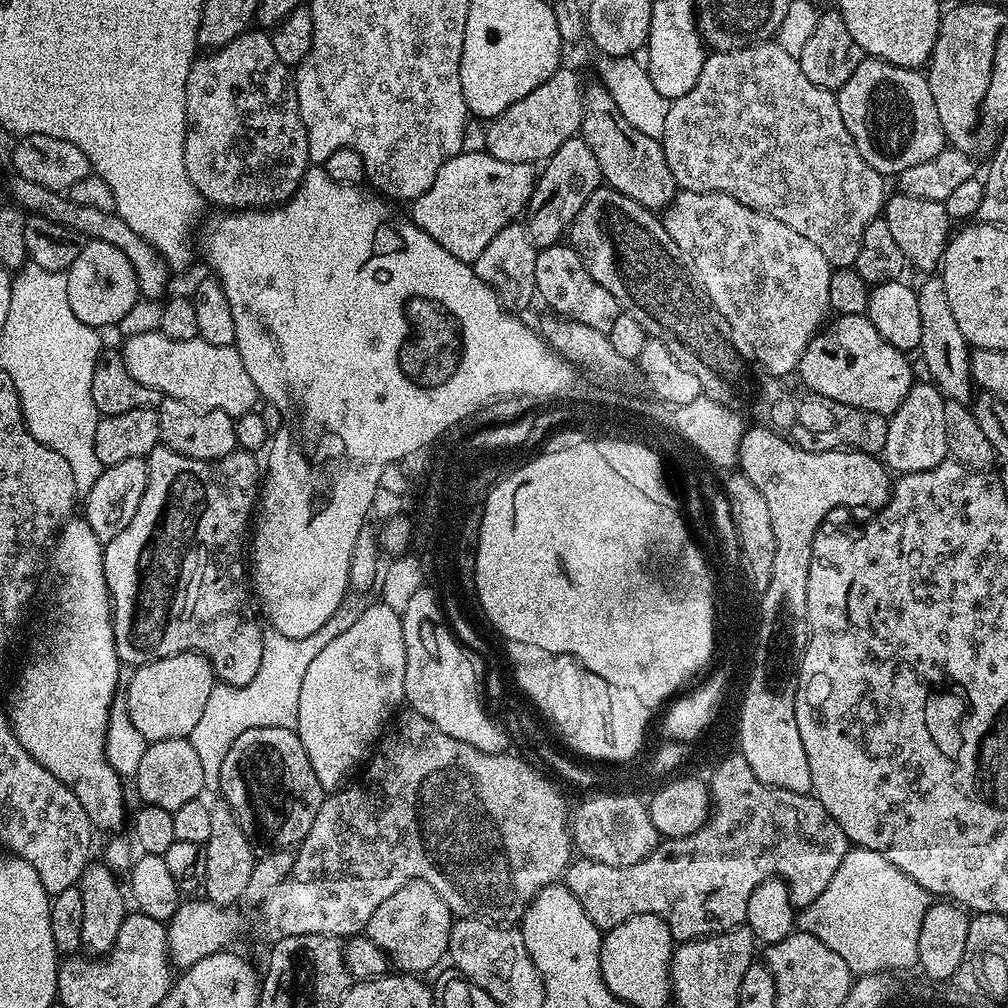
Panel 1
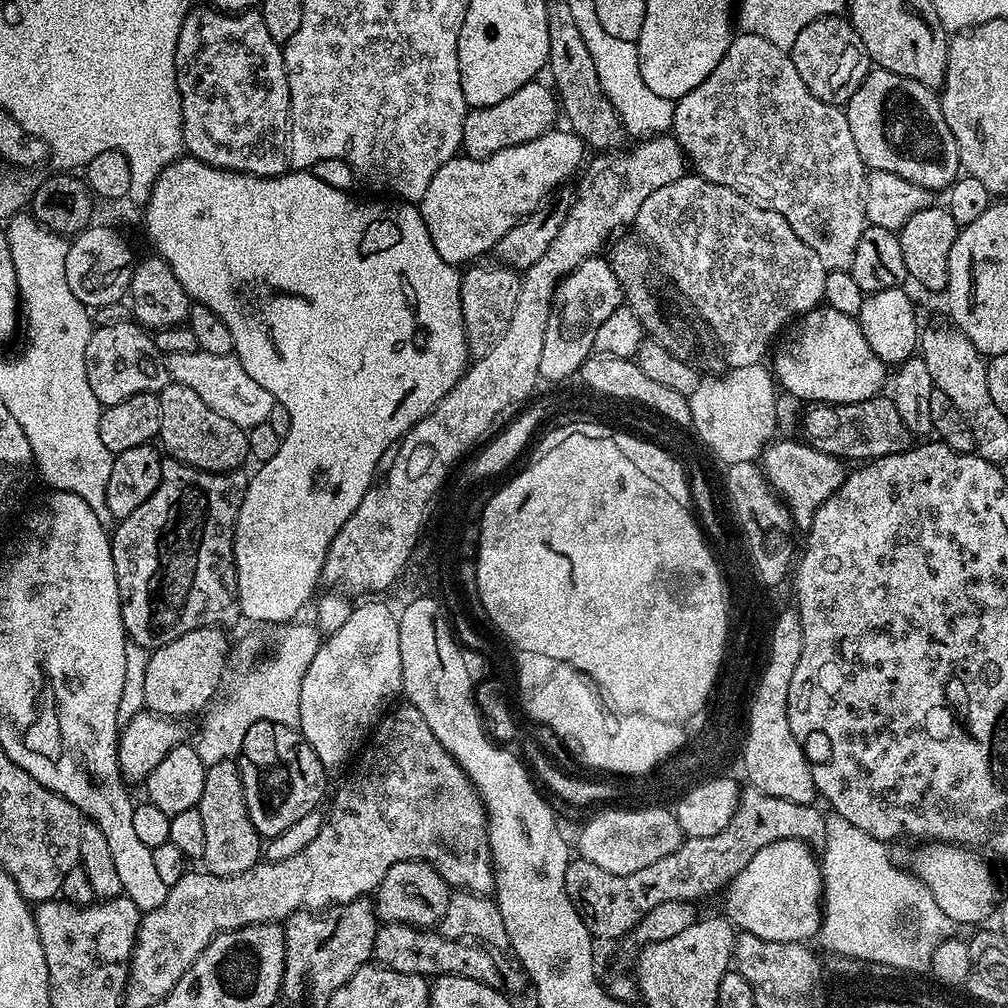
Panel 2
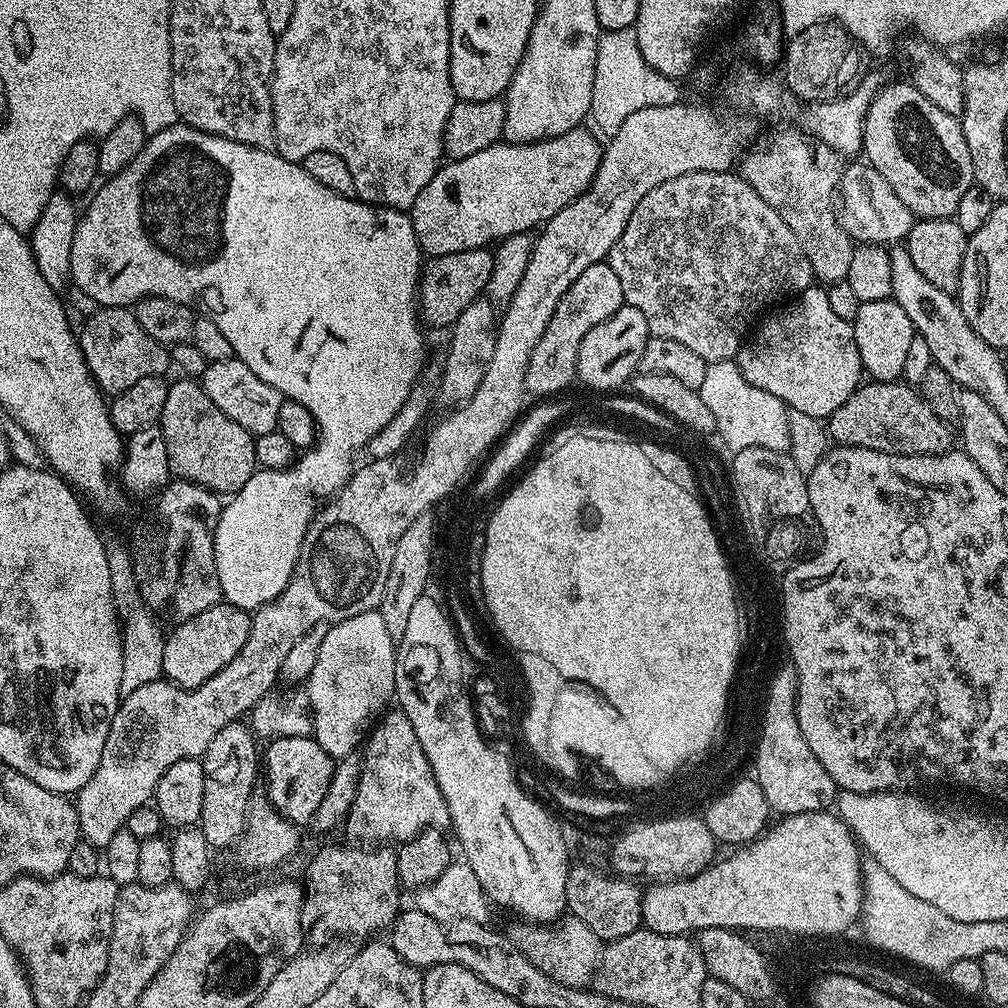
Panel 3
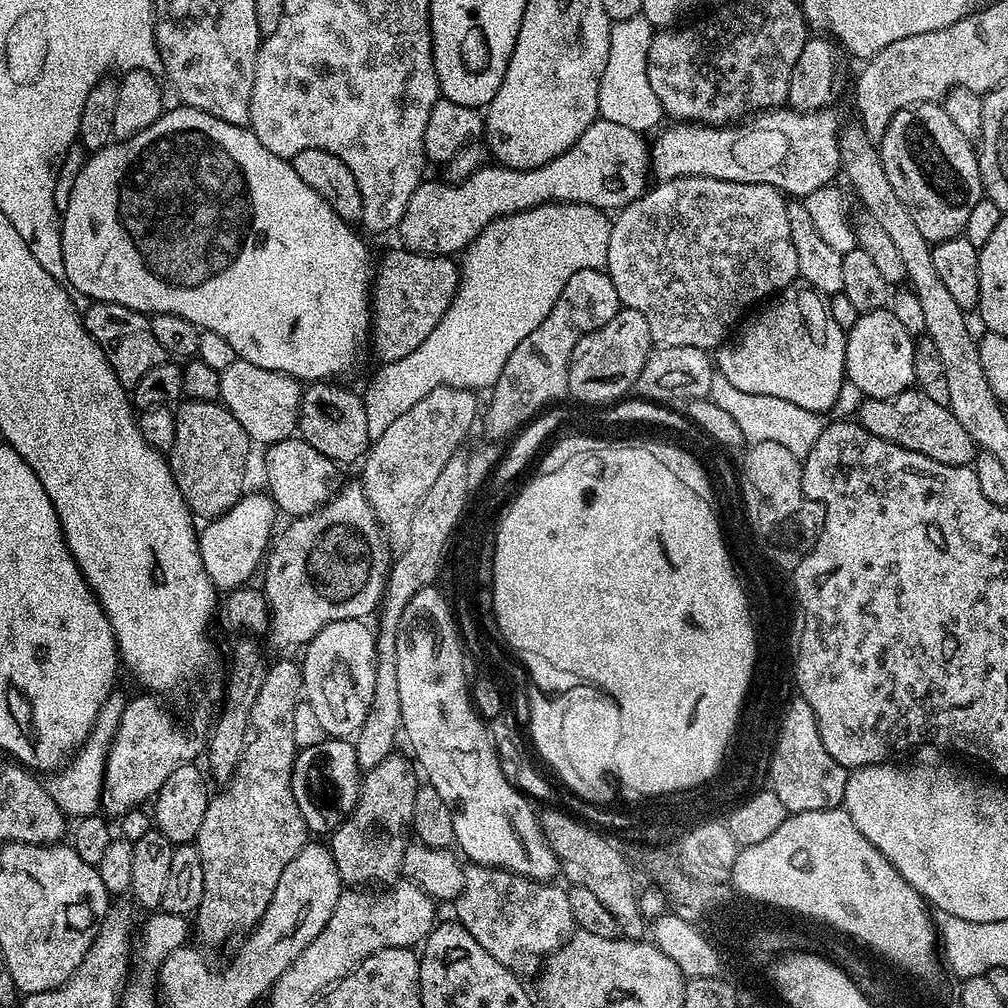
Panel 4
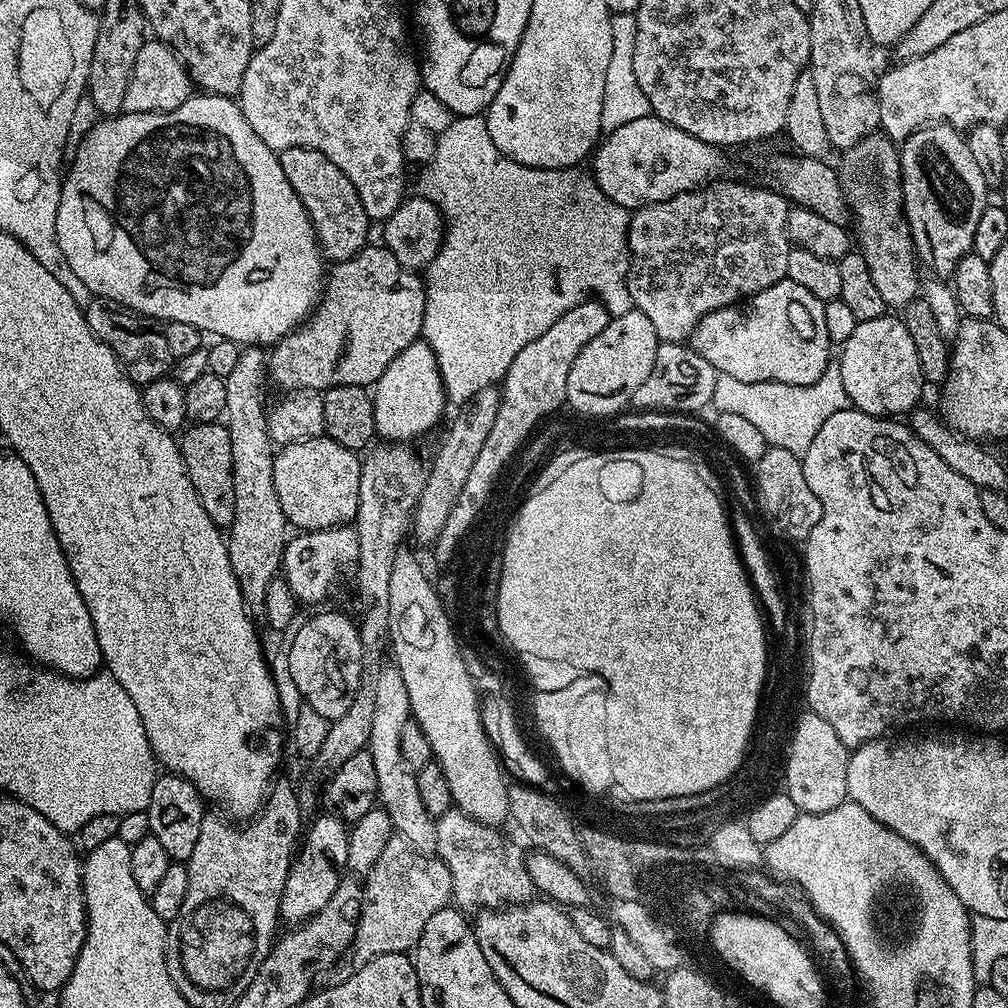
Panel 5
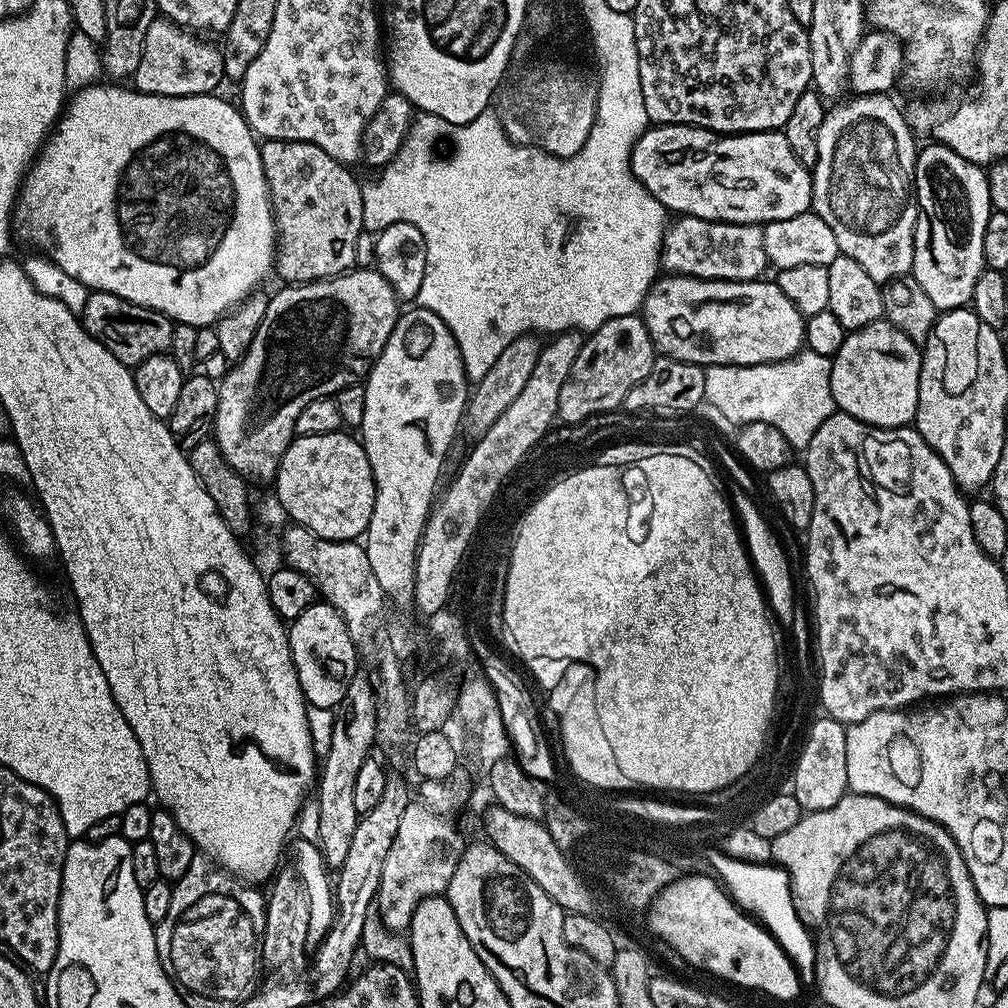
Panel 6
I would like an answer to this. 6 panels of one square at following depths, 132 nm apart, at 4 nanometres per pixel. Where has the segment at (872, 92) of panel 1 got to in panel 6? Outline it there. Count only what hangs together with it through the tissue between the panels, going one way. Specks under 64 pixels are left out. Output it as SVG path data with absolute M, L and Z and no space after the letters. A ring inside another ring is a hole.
M928 142L916 154L916 207L920 209L914 230L914 262L910 275L926 290L930 302L938 310L962 308L971 305L974 282L985 270L982 254L982 234L986 234L986 222L993 212L990 202L990 186L987 171L974 162L966 162L962 154L954 154L944 144Z

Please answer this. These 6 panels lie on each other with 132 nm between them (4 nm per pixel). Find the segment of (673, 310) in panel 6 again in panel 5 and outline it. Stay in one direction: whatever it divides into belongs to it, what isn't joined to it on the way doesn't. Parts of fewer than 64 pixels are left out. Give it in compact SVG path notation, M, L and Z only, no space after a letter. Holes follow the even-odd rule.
M787 278L774 282L774 286L766 286L766 290L762 290L758 294L754 294L751 298L730 308L719 308L704 317L692 327L690 333L690 346L698 354L702 354L702 358L706 358L706 362L710 362L710 366L714 366L717 373L721 376L729 376L730 378L738 378L738 382L786 382L790 386L810 386L814 382L818 382L818 378L822 376L826 370L826 366L833 359L834 345L832 339L826 334L826 314L824 313L824 301L814 298L814 294L810 294L810 290L798 286L798 282Z

